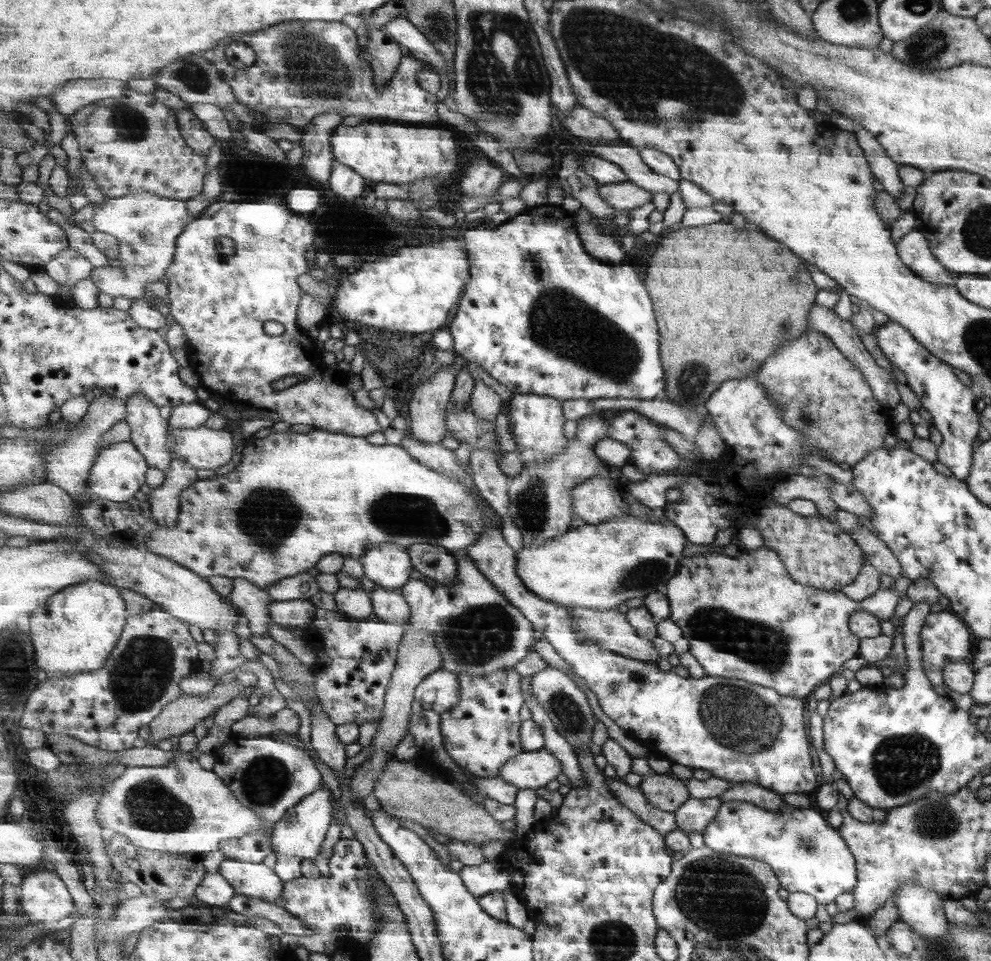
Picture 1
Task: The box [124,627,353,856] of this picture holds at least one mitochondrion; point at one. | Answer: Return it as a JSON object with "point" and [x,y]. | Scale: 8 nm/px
{"point":[265,782]}

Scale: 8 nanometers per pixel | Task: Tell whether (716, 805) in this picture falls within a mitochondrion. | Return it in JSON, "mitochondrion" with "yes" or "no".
{"mitochondrion":"no"}

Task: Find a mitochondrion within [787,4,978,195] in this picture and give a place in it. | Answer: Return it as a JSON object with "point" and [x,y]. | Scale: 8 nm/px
{"point":[930,47]}

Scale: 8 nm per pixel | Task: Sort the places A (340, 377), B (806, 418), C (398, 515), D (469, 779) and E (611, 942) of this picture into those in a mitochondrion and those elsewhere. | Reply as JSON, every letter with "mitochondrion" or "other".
{"A":"other","B":"mitochondrion","C":"mitochondrion","D":"other","E":"mitochondrion"}

